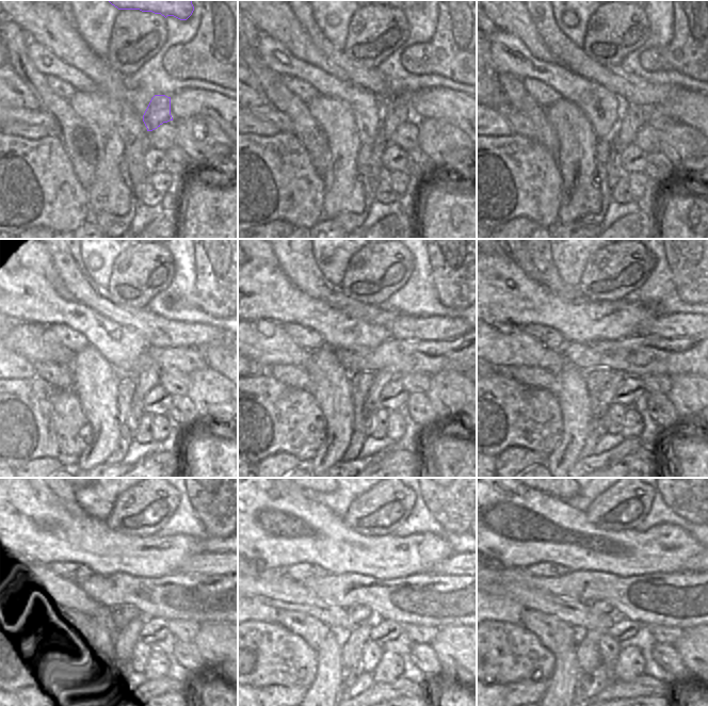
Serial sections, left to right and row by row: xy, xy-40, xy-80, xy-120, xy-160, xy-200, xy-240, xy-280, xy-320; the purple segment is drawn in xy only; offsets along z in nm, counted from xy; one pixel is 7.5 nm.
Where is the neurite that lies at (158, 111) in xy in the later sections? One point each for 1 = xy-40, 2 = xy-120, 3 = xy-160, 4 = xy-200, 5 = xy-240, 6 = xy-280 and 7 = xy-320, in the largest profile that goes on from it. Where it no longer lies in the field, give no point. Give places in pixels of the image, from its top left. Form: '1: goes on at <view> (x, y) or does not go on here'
1: goes on at xy-40 (396, 111)
2: goes on at xy-120 (147, 378)
3: goes on at xy-160 (380, 379)
4: goes on at xy-200 (607, 397)
5: goes on at xy-240 (119, 642)
6: goes on at xy-280 (352, 643)
7: goes on at xy-320 (588, 654)

